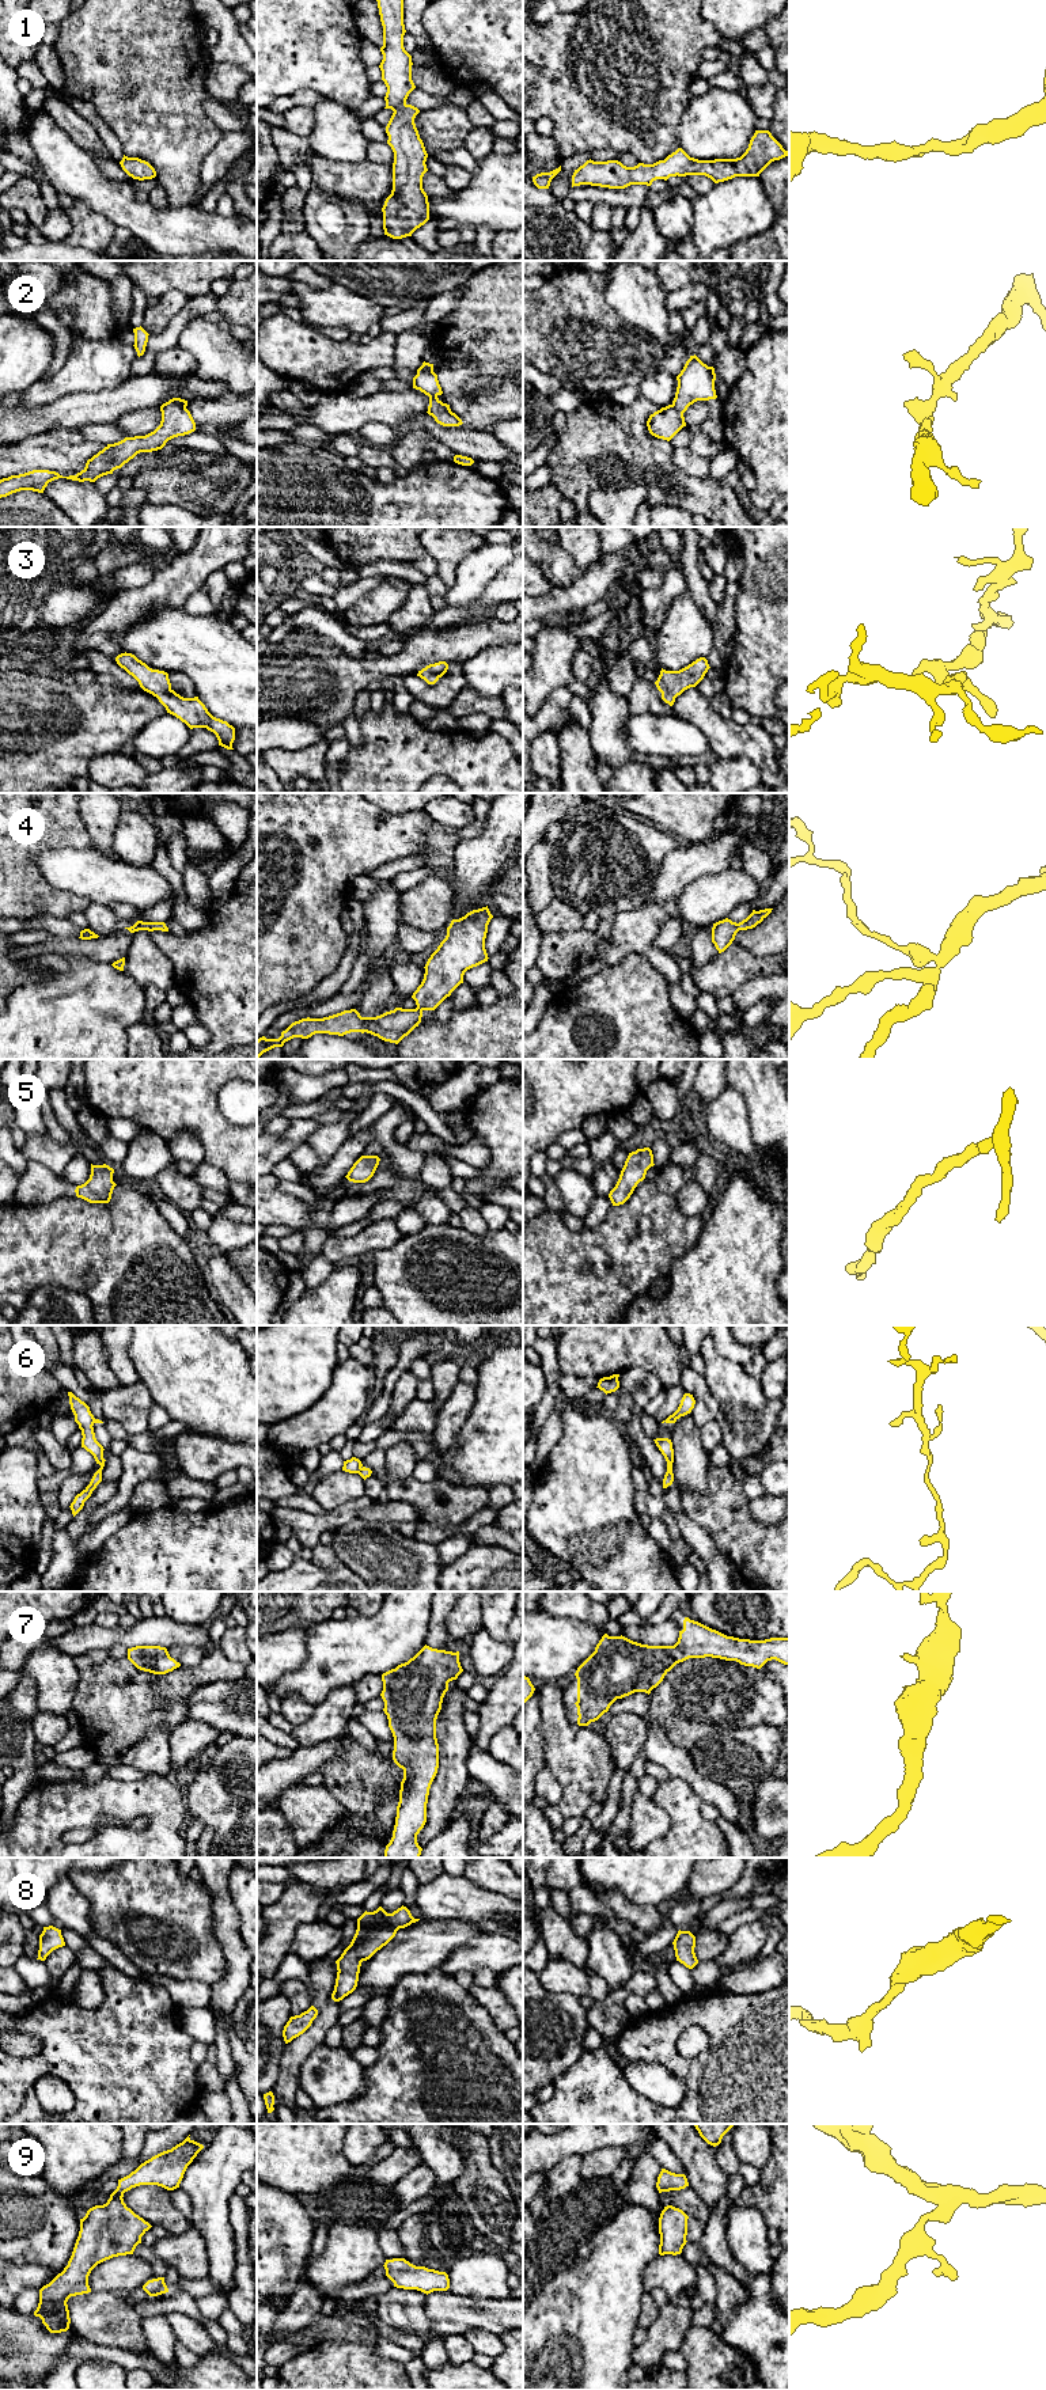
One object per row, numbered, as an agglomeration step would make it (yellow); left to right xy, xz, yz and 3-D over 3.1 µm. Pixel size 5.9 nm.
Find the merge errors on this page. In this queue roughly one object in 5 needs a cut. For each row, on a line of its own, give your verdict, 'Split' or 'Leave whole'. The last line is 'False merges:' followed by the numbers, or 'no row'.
1: Leave whole
2: Leave whole
3: Leave whole
4: Leave whole
5: Leave whole
6: Split
7: Leave whole
8: Leave whole
9: Leave whole
False merges: 6

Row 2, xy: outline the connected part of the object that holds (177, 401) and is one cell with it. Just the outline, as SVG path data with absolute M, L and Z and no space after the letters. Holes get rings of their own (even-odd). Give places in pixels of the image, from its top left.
M173 398L160 406L160 425L145 436L125 437L107 444L102 451L87 460L86 467L76 475L62 477L56 471L33 470L19 475L0 479L0 498L20 490L43 493L49 482L67 478L72 481L95 482L98 478L113 474L140 452L162 449L174 437L185 436L196 430L196 422L186 409L187 401Z

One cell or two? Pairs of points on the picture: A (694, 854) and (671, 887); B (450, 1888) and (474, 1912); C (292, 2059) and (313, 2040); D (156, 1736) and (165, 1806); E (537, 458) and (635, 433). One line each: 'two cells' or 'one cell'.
A: one cell
B: one cell
C: one cell
D: two cells
E: two cells

